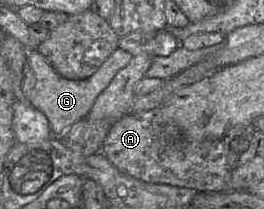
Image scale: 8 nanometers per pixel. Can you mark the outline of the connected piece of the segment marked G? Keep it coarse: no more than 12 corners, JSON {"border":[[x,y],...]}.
{"border":[[117,48],[92,76],[71,80],[38,50],[32,106],[60,137],[86,118],[96,98],[129,64]]}

